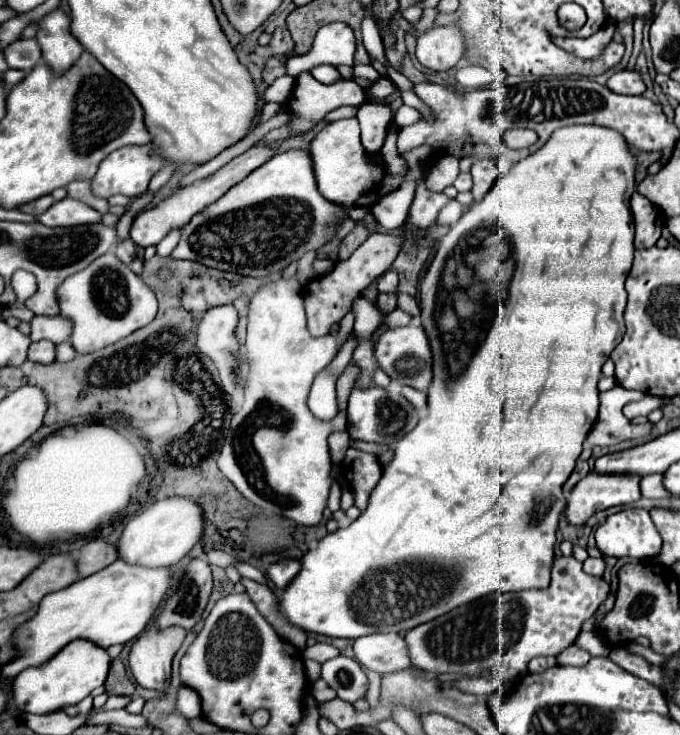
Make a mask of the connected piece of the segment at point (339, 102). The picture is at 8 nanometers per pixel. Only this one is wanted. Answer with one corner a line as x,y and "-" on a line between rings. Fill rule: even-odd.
303,73
297,77
295,81
295,89
289,95
287,101
287,111
291,113
291,123
287,125
293,135
303,135
309,129
313,129
319,121
325,119
325,115
337,107
343,106
360,106
365,101
364,89
360,87
353,79
341,79
337,83
331,85
323,85
319,83
311,73

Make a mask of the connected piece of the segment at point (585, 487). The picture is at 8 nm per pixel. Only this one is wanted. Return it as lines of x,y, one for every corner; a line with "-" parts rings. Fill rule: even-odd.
589,473
585,479
581,479
569,493
567,499
567,507
565,507
565,517
569,525
585,525
587,519
603,509
609,509
613,505
631,505
635,501
641,499
639,493
639,481
635,475
597,475
597,473

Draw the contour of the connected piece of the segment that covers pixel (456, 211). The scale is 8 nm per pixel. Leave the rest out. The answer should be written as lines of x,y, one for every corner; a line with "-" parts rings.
451,199
437,215
437,225
453,225
463,215
463,205
457,199

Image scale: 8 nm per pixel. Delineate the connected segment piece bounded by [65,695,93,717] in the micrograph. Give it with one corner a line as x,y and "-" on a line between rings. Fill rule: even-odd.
89,695
85,701
81,701
81,703
73,705
73,707
65,707
65,713
71,715
71,717
75,717
75,715
85,715
85,713
89,713
91,709
93,709
93,697

